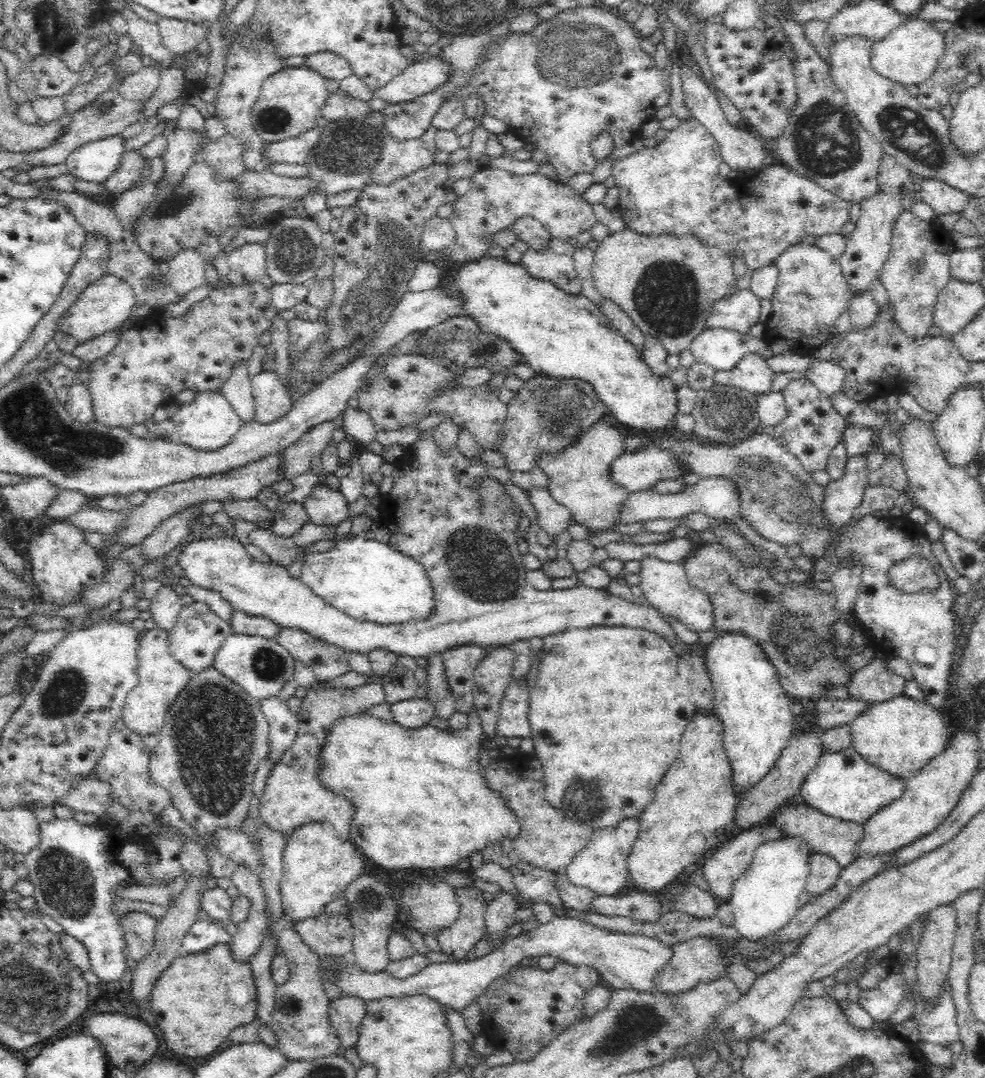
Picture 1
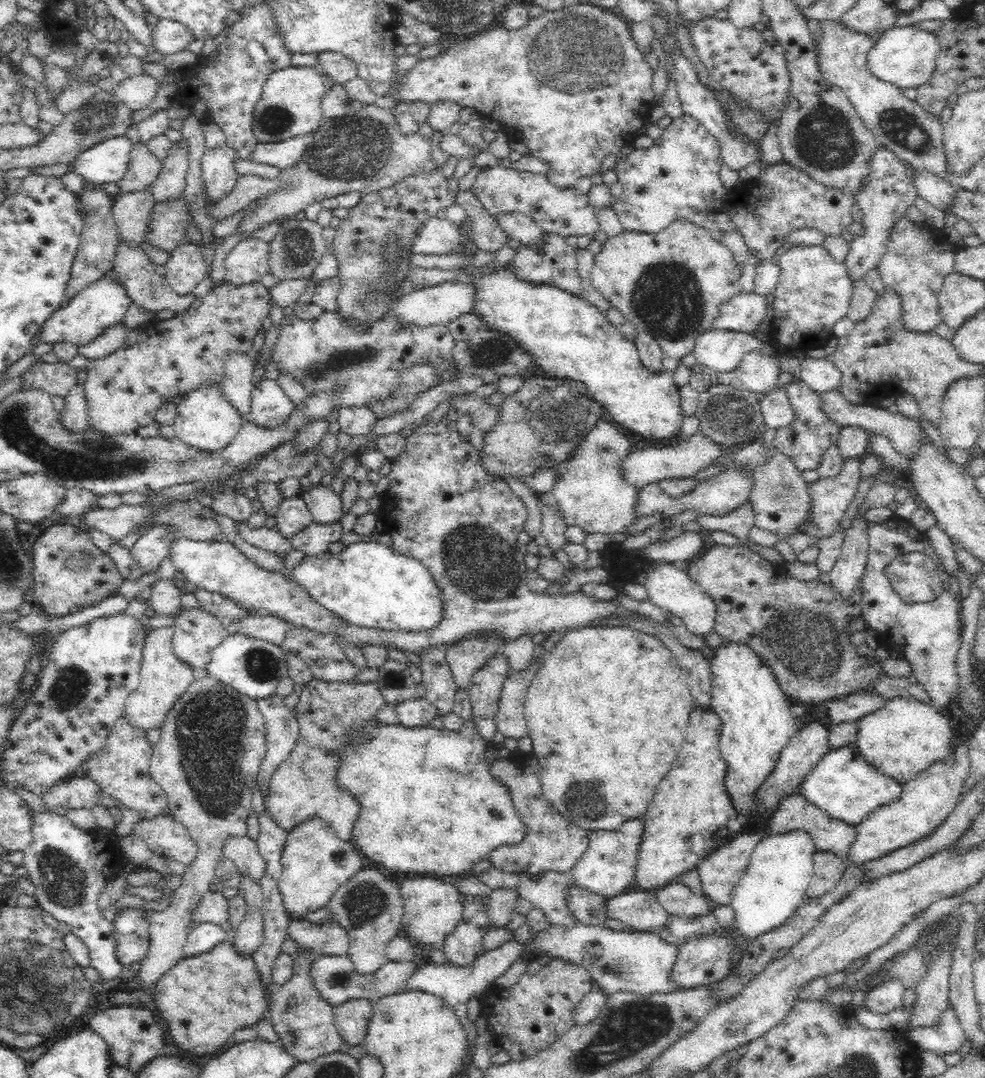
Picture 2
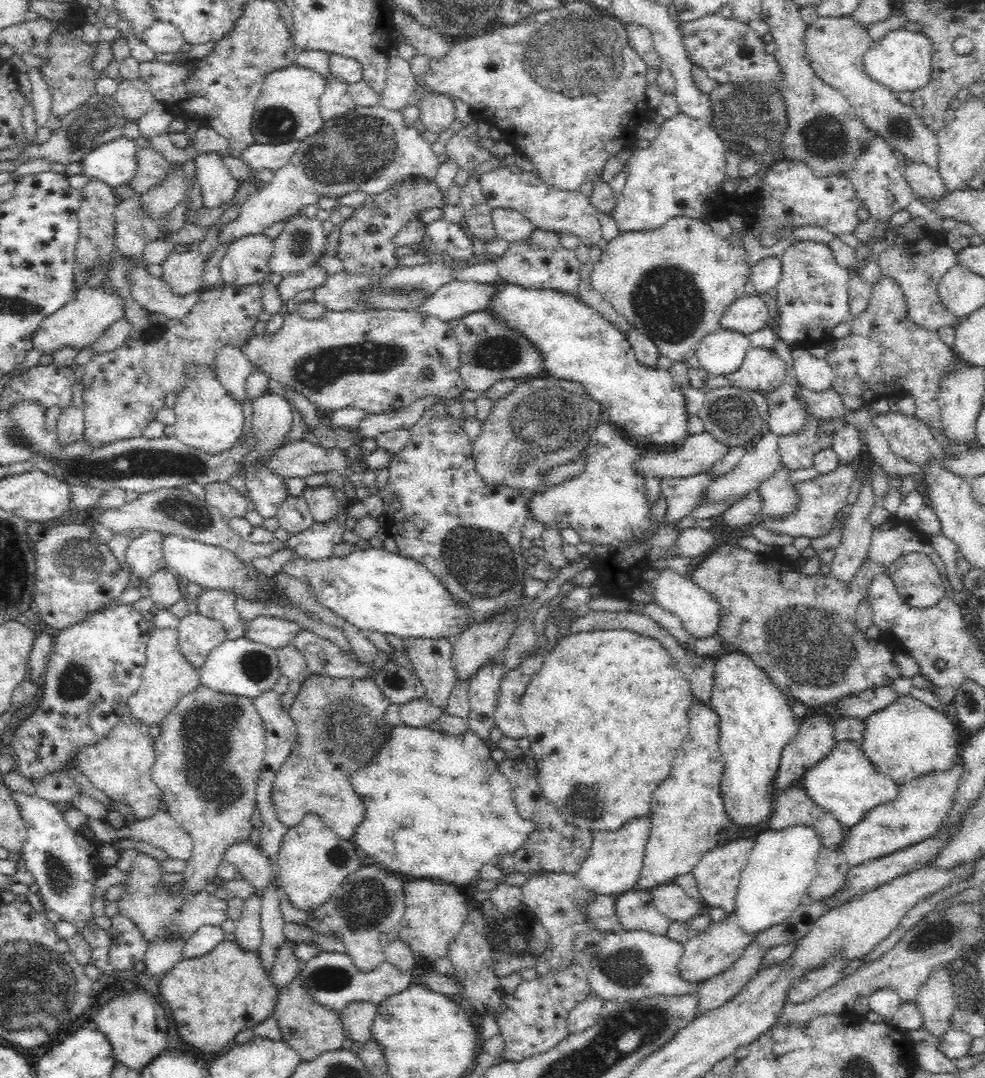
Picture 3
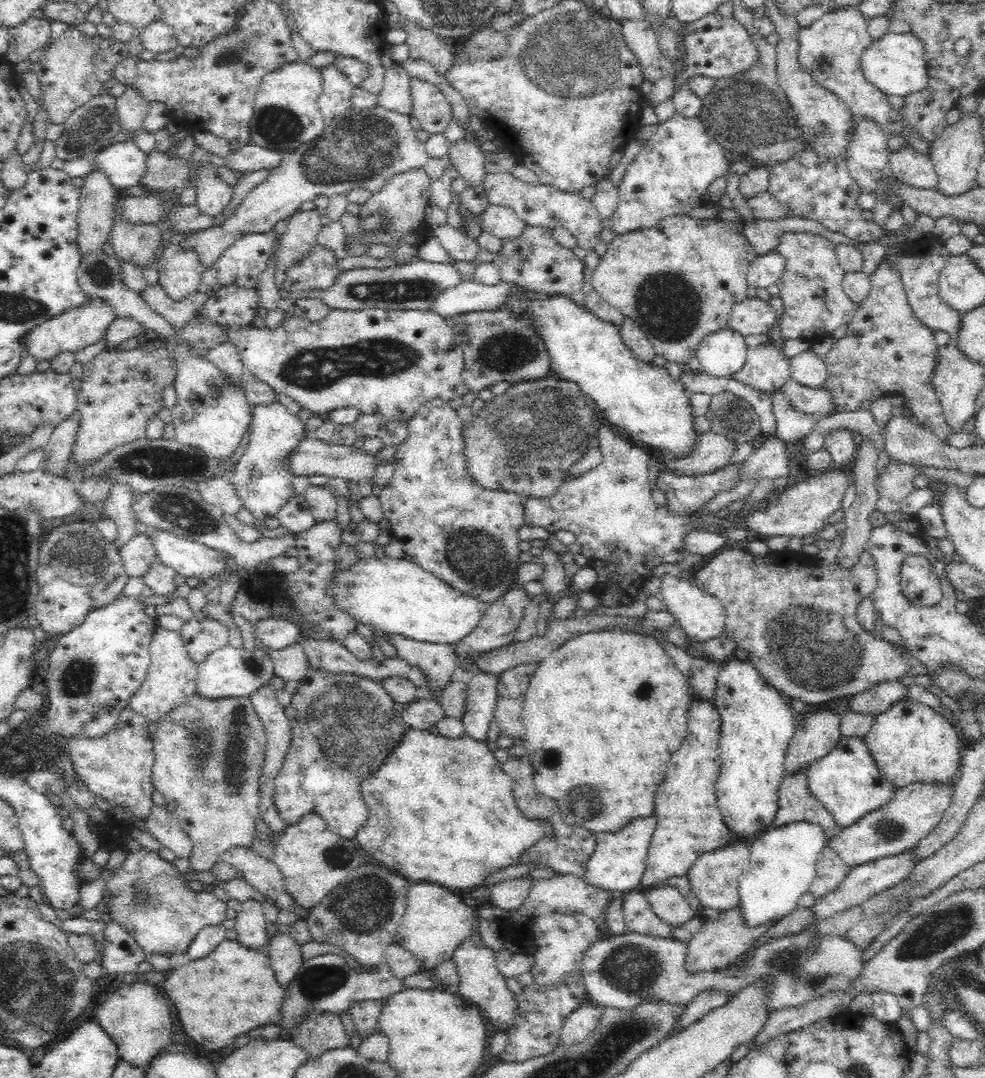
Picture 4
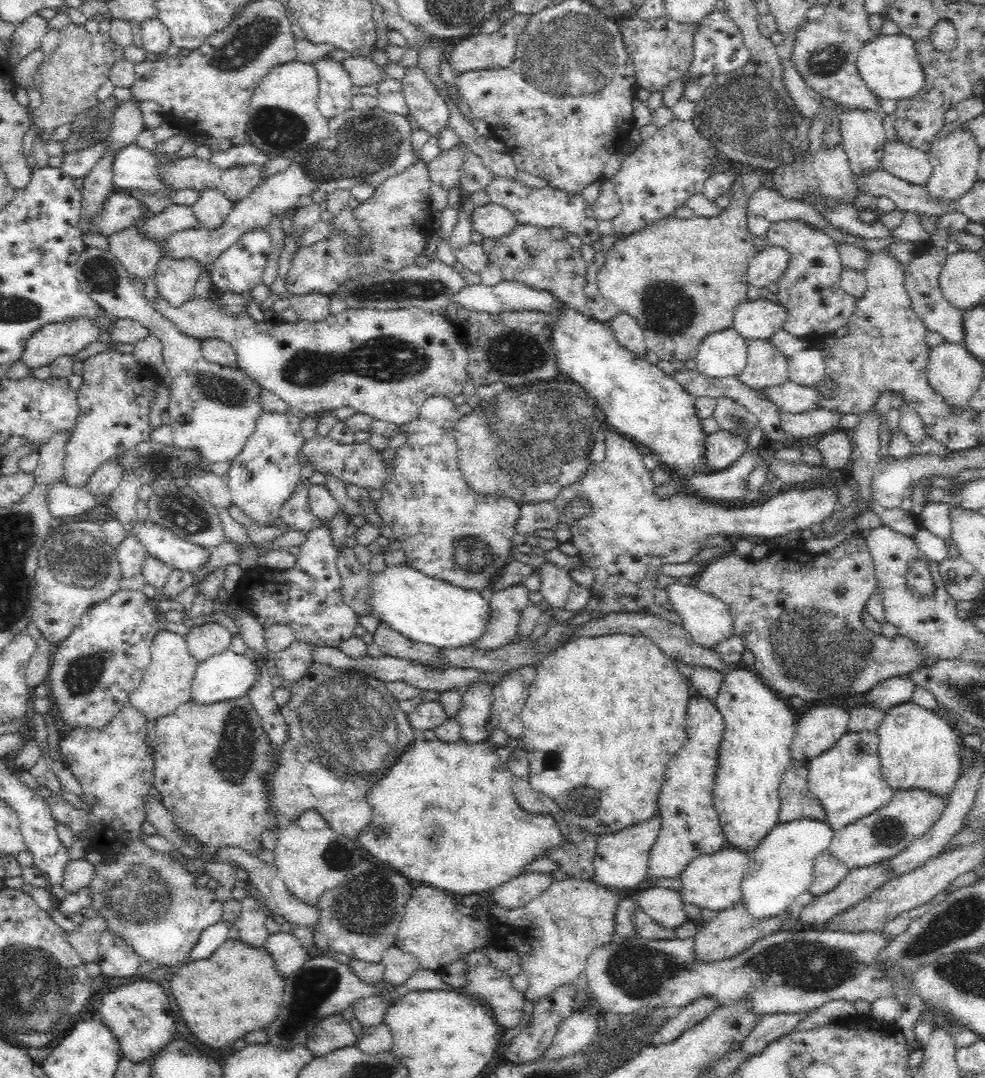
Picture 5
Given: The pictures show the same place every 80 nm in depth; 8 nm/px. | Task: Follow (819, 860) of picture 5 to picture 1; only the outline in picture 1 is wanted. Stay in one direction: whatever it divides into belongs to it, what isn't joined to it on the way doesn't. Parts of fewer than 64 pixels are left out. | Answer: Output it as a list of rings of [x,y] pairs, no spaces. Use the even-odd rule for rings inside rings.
[[[813,854],[808,857],[809,873],[805,890],[811,897],[822,895],[837,881],[841,866],[830,856]]]

